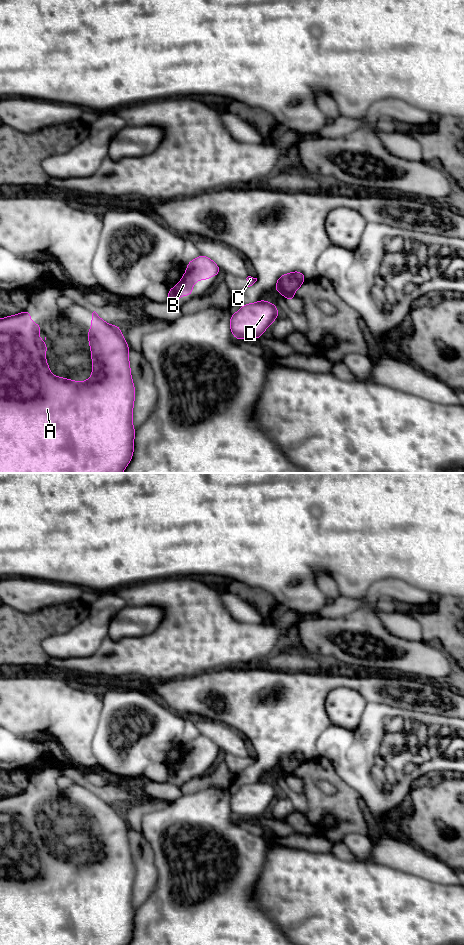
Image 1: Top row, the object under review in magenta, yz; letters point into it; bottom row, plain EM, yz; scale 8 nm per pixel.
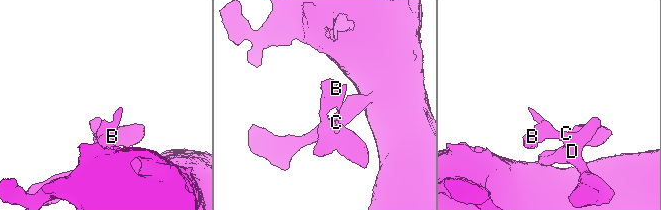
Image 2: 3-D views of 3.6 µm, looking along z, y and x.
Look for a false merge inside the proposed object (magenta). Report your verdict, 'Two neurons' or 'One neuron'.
Two neurons

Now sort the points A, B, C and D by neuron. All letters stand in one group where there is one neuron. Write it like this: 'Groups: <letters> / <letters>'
Groups: A B D / C

